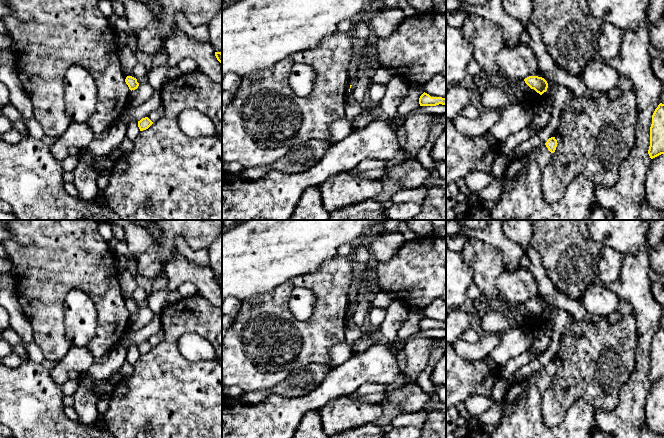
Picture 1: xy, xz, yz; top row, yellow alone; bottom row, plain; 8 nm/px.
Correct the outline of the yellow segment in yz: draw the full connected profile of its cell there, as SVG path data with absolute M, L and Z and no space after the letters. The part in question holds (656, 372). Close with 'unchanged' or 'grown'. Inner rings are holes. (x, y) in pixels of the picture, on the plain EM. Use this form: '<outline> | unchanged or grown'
M662 327L658 329L652 339L648 378L651 383L664 378L664 328Z | unchanged

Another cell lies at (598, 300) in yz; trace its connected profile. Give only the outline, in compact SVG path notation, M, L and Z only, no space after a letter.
M591 282L584 288L581 300L585 310L594 317L608 317L618 310L620 298L604 284Z

